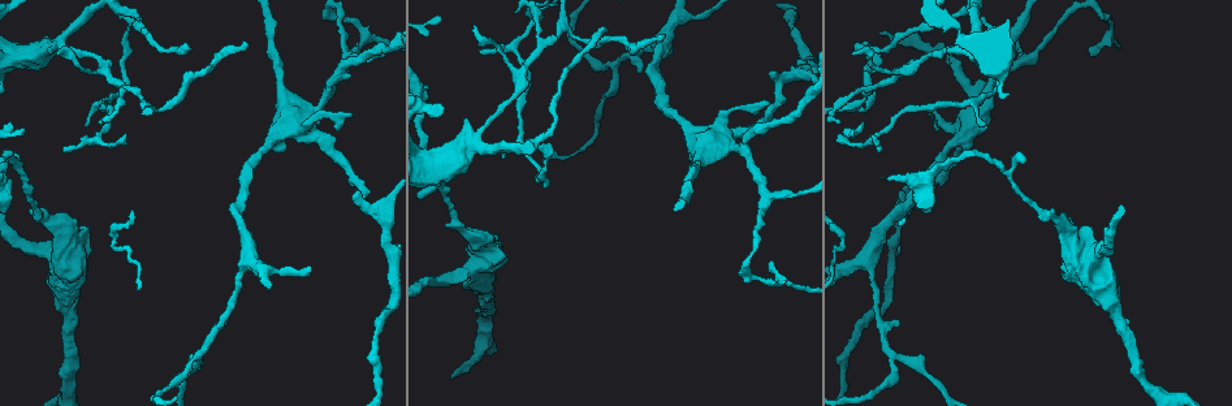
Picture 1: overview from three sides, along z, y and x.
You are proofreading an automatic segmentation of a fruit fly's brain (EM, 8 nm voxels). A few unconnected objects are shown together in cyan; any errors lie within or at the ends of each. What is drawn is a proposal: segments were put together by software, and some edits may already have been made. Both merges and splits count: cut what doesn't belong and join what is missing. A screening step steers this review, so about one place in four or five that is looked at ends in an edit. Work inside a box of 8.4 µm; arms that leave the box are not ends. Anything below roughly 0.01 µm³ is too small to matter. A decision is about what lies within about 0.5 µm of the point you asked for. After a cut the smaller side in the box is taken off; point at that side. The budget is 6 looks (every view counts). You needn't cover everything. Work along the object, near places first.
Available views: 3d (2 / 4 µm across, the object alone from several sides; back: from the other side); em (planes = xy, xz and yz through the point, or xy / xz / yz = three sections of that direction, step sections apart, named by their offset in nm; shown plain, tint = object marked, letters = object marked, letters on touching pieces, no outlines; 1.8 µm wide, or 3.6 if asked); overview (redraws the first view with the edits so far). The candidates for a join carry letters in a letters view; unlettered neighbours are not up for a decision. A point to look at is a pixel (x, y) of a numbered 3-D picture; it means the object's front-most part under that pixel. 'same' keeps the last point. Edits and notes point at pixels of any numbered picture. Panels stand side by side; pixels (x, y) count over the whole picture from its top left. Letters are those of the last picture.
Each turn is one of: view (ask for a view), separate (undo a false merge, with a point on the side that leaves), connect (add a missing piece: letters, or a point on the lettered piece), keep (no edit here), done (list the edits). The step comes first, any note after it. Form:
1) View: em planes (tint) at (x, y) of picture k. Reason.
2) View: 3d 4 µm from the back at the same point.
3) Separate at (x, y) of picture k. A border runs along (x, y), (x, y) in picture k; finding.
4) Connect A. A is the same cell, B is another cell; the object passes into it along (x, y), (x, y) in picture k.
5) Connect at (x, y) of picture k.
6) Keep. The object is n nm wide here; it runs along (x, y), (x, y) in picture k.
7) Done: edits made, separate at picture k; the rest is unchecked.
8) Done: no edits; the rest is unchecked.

View: em xy step 8 (letters) at (1023, 62) of picture 1. Sharp bend.

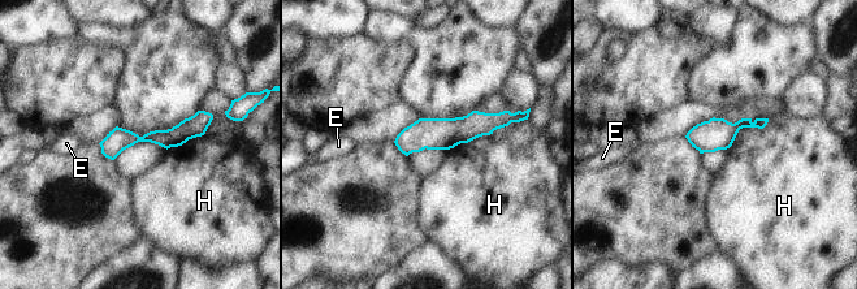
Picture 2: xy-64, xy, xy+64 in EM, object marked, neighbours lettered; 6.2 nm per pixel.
Keep. E and H are other cells; continuous, no second neuron.

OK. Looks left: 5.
View: em planes (tint) at (474, 23) of picture 1. An open end.

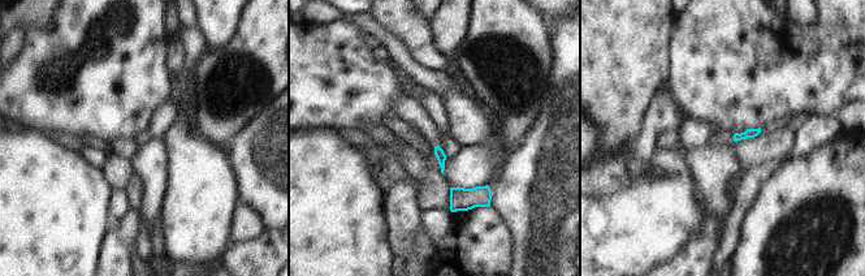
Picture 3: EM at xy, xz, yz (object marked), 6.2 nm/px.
View: em planes (letters) at the same point. What lies round it.

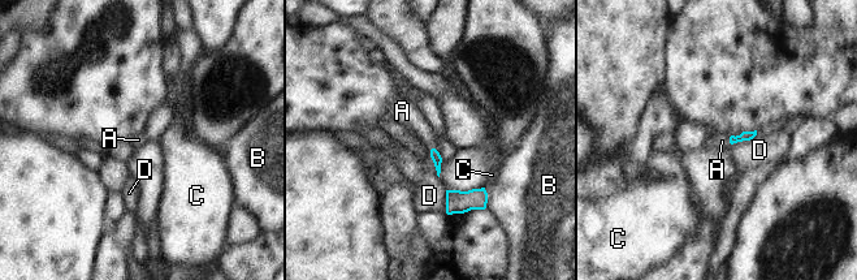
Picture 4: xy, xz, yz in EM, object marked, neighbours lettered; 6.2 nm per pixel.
Connect A. A is the same cell, B, C and D are other cells; the object passes into it along (435, 154), (431, 150), (408, 116) in picture 4; the neuron continues.

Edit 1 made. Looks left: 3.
View: em planes (letters) at (165, 108) of picture 1. Three-way junction.

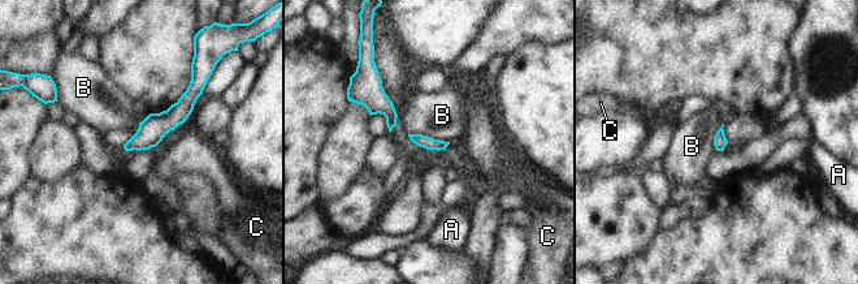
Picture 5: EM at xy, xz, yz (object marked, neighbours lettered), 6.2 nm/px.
Keep. The longest contact is with B, 280 nm; A, B and C are other cells; continuous, no second neuron.

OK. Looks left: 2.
Done: edits made, connect at picture 4; the rest is unchecked.

